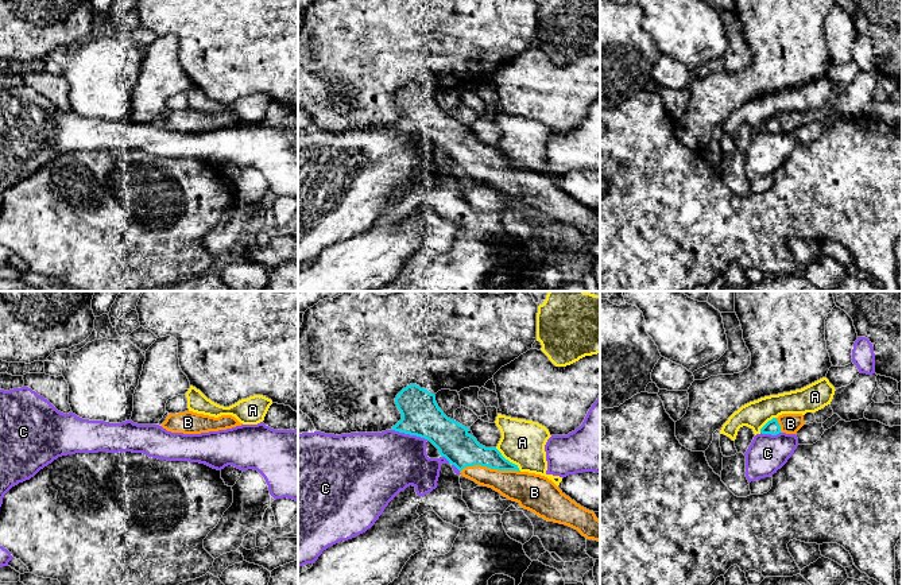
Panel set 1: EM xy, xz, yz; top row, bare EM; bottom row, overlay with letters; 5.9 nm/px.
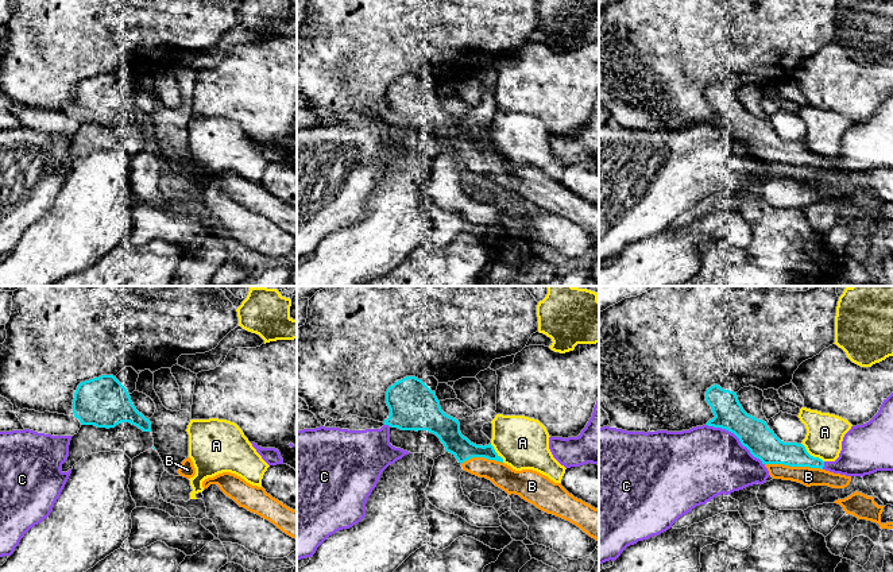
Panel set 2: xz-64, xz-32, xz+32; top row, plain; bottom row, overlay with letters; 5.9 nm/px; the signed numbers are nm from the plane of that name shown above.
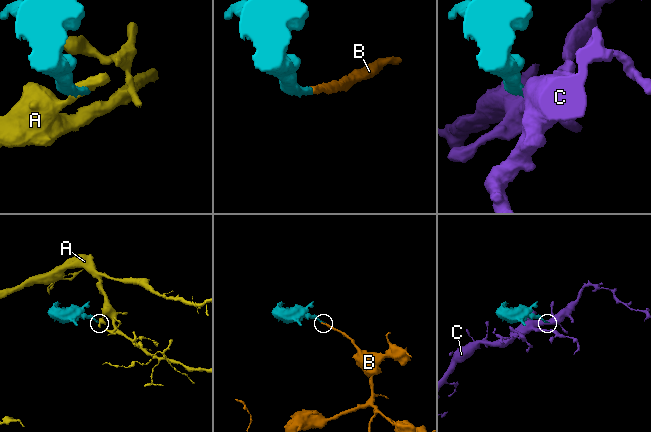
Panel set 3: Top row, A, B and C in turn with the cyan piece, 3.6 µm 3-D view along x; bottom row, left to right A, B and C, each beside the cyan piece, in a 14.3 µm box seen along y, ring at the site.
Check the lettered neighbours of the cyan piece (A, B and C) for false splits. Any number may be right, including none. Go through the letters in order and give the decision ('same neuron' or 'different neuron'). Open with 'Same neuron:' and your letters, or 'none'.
Same neuron: B
A: different neuron
B: same neuron
C: different neuron

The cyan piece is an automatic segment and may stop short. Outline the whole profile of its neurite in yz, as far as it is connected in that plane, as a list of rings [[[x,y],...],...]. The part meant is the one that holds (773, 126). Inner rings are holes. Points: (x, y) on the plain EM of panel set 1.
[[[782,112],[769,119],[762,127],[762,132],[777,133],[779,131],[797,132],[805,123],[802,112]]]

